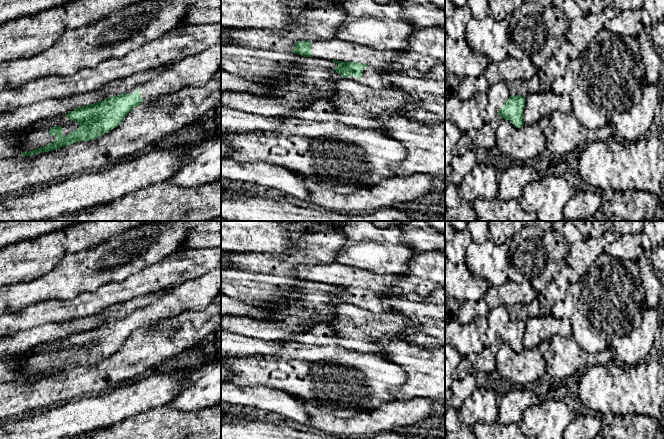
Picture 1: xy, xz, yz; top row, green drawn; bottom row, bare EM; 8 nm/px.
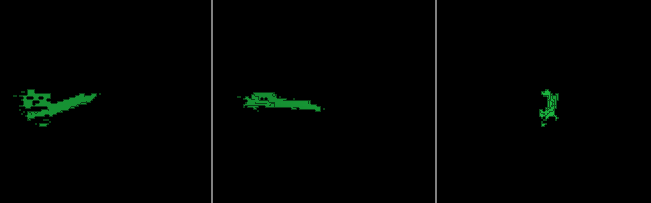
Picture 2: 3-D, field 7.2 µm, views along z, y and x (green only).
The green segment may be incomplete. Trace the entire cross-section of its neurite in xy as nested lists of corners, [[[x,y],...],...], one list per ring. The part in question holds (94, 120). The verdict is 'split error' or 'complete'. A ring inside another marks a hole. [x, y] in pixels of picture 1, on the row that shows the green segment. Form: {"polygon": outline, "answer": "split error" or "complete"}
{"polygon": [[[221,42],[197,54],[189,55],[181,60],[166,64],[161,74],[147,82],[137,85],[125,94],[112,96],[94,104],[75,108],[73,111],[65,115],[65,117],[72,121],[76,121],[79,124],[75,131],[63,136],[62,127],[54,126],[49,129],[50,136],[57,136],[54,142],[47,144],[43,148],[37,148],[36,150],[29,152],[22,152],[21,156],[32,156],[42,152],[59,149],[76,142],[94,140],[97,137],[100,137],[108,131],[116,128],[133,108],[142,104],[146,104],[162,95],[177,92],[183,87],[202,87],[206,85],[220,69]]], "answer": "split error"}

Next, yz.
{"polygon": [[[499,80],[490,86],[487,91],[488,104],[483,114],[485,123],[490,123],[497,115],[509,120],[516,128],[523,123],[523,110],[525,98],[521,95],[512,96],[509,92],[508,83]]], "answer": "split error"}

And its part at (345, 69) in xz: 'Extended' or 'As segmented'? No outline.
Extended

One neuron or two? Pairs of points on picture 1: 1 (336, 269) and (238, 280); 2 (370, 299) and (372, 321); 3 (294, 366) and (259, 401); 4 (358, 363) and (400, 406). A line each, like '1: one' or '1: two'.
1: two
2: two
3: two
4: two

